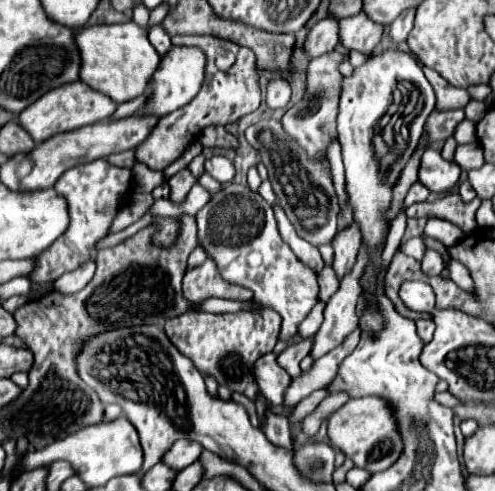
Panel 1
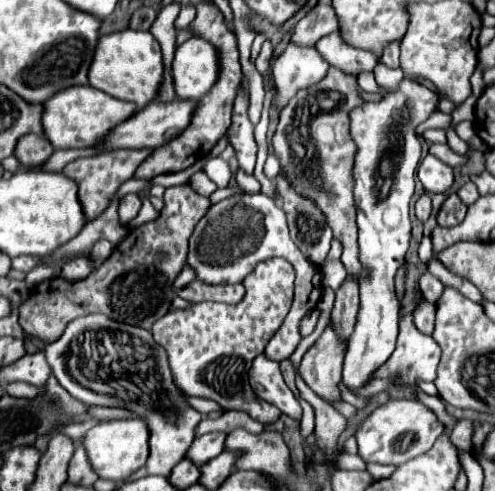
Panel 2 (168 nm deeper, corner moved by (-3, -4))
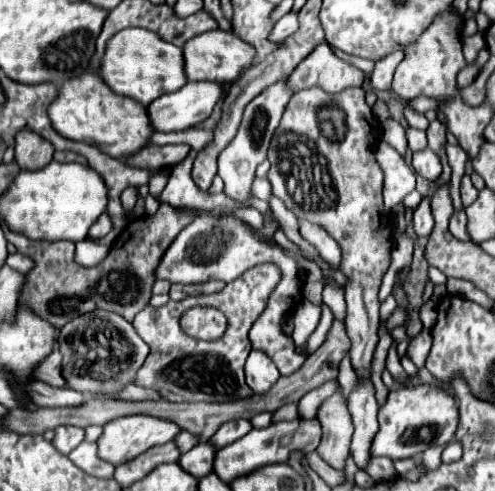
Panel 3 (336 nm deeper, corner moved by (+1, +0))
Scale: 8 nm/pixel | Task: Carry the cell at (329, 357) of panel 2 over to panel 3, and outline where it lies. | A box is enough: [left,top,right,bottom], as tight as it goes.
[317,389,353,471]

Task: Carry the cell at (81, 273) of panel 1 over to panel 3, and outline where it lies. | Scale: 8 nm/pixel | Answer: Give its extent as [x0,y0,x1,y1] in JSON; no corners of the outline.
[87,213,113,239]

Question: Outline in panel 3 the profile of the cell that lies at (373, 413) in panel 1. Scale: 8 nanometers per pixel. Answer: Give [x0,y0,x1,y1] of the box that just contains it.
[371,385,459,459]

